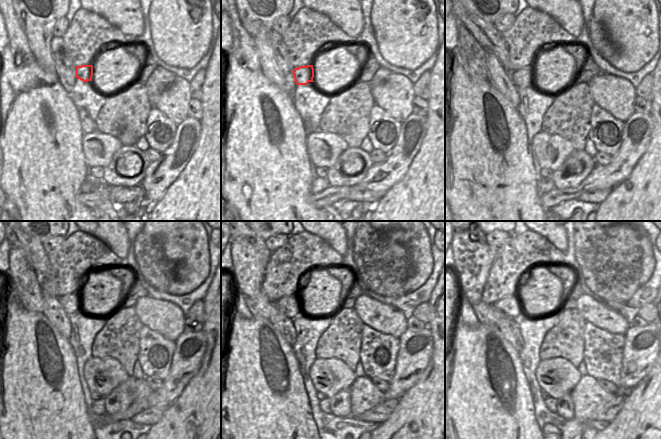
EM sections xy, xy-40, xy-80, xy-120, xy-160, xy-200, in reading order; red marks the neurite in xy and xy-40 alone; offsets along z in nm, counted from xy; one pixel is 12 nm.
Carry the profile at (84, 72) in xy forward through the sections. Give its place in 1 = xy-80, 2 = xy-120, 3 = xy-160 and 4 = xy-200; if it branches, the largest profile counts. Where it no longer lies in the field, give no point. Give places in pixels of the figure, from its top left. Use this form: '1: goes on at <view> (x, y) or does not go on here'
1: goes on at xy-80 (522, 78)
2: goes on at xy-120 (71, 303)
3: goes on at xy-160 (291, 305)
4: goes on at xy-200 (512, 306)

